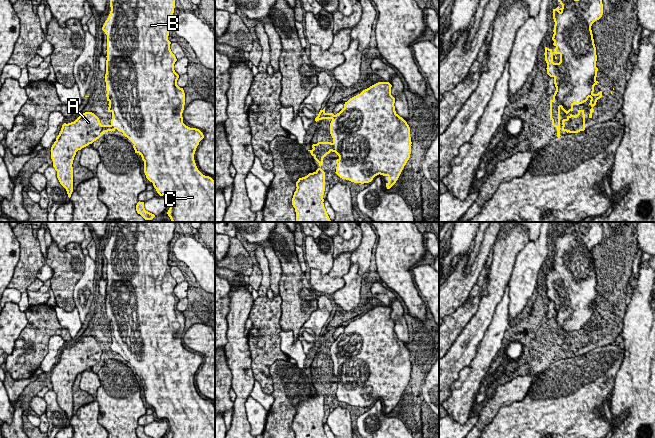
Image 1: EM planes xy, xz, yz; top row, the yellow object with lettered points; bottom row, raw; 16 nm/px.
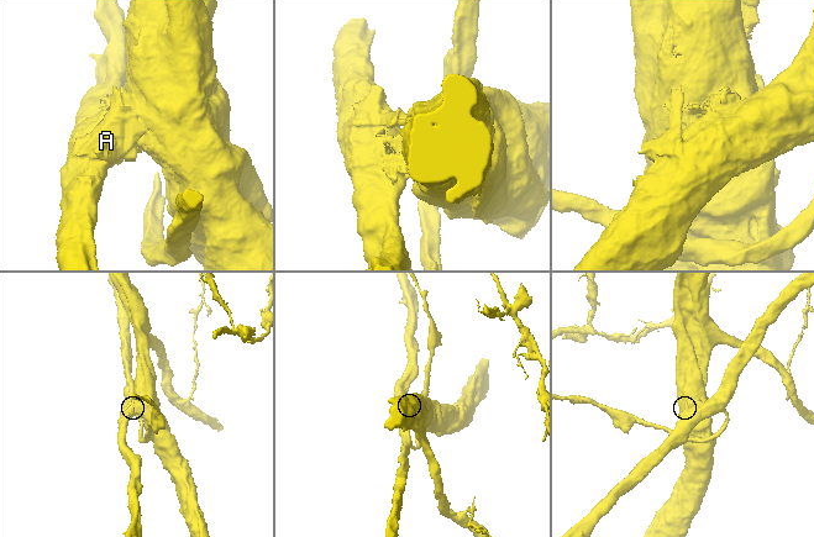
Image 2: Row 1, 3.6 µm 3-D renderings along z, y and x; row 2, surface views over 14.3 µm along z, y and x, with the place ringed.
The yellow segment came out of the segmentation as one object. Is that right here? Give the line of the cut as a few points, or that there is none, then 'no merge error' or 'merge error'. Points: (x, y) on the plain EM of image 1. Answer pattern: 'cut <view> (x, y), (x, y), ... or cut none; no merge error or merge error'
cut yz (559, 236), (559, 277), (569, 296), (572, 325); merge error

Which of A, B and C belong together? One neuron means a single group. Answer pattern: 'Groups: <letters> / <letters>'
Groups: A / B C

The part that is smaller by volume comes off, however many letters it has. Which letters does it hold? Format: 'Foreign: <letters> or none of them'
Foreign: A

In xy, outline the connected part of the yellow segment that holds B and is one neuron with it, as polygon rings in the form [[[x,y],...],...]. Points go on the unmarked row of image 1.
[[[109,222],[111,235],[105,245],[102,254],[107,259],[107,284],[106,284],[106,298],[105,306],[109,306],[109,293],[111,288],[117,283],[122,285],[125,281],[135,294],[135,320],[134,321],[124,321],[119,319],[115,314],[115,311],[111,309],[111,318],[109,324],[108,336],[112,337],[111,349],[113,351],[112,355],[116,353],[123,357],[134,369],[133,372],[135,377],[138,377],[142,384],[144,385],[144,397],[146,402],[153,407],[154,412],[160,420],[166,420],[169,424],[169,434],[167,438],[215,438],[215,405],[209,401],[203,399],[197,392],[194,378],[199,366],[204,362],[203,357],[196,352],[190,352],[183,347],[182,337],[185,329],[185,317],[183,312],[177,309],[177,304],[179,299],[174,294],[174,288],[177,285],[175,279],[170,273],[171,266],[168,264],[169,253],[170,253],[170,242],[174,237],[175,232],[175,222]]]

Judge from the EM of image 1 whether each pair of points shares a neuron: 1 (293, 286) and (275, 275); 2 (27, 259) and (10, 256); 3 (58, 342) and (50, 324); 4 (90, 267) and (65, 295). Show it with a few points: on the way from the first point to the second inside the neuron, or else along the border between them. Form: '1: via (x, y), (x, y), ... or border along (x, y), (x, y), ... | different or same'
1: border along (276, 255), (281, 268), (279, 294) | different
2: border along (15, 235), (19, 243), (19, 260), (10, 280) | different
3: border along (61, 336), (50, 337), (48, 352), (44, 356) | different
4: border along (84, 257), (84, 271), (74, 287), (74, 303) | different

